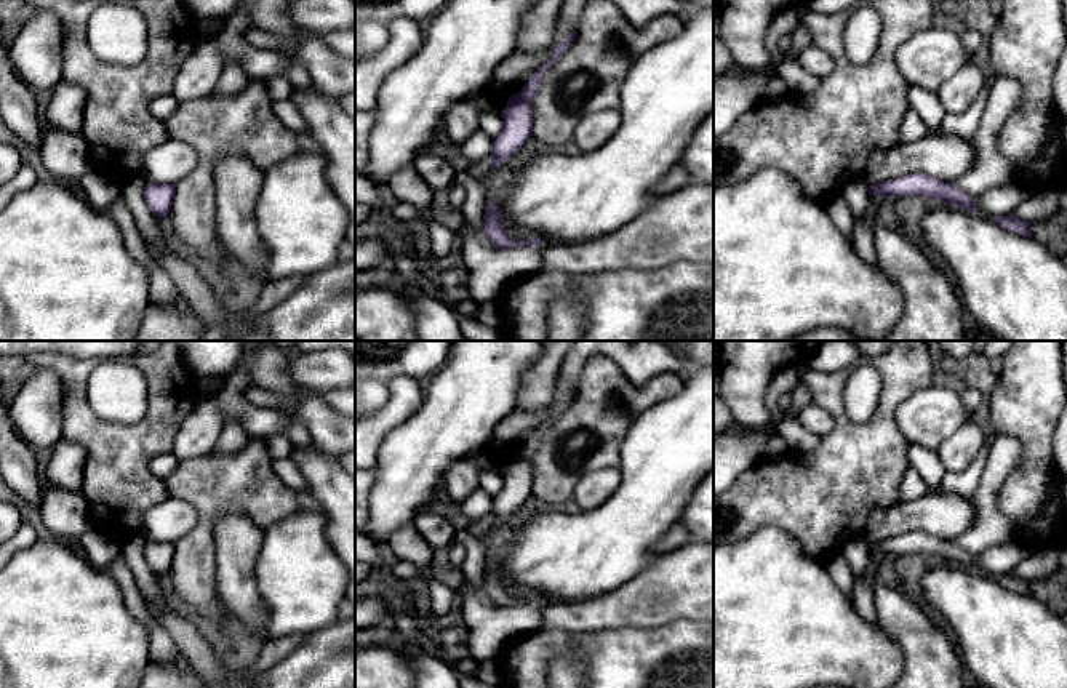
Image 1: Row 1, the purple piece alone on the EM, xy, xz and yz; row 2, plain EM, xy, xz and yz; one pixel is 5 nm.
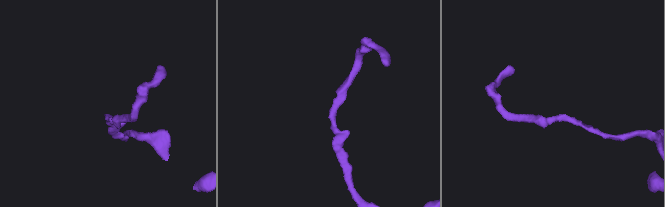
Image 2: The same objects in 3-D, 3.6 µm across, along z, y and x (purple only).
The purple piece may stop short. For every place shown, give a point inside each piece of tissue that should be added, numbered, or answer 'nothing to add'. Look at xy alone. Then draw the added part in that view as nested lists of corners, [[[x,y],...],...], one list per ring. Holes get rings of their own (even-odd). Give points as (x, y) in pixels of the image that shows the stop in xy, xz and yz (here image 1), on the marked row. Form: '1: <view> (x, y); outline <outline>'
nothing to add

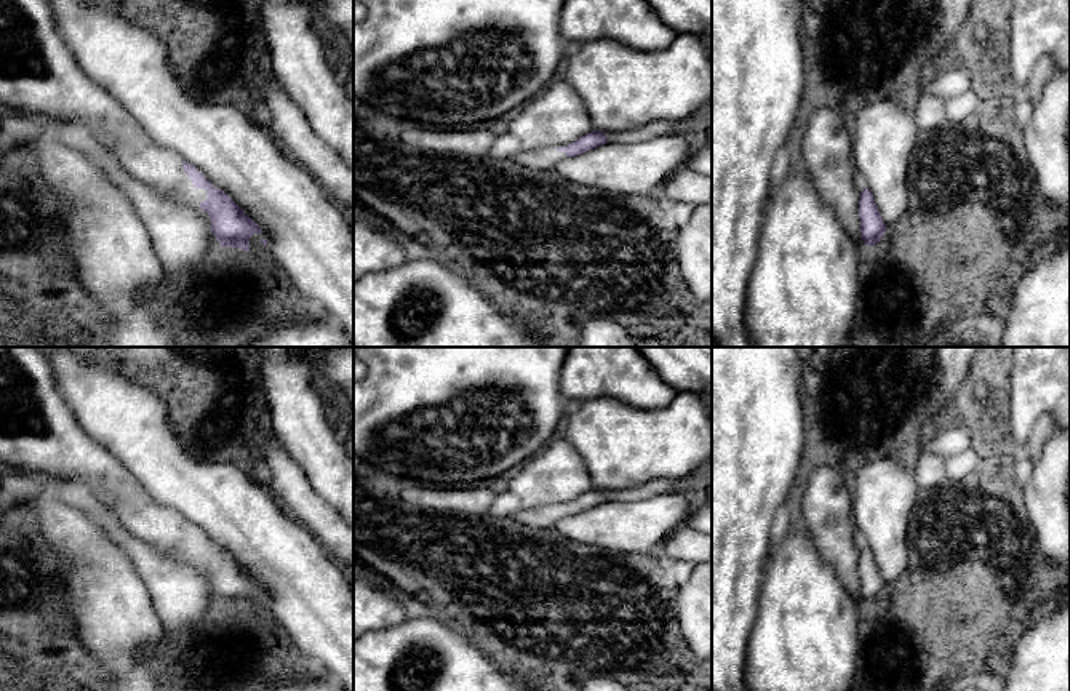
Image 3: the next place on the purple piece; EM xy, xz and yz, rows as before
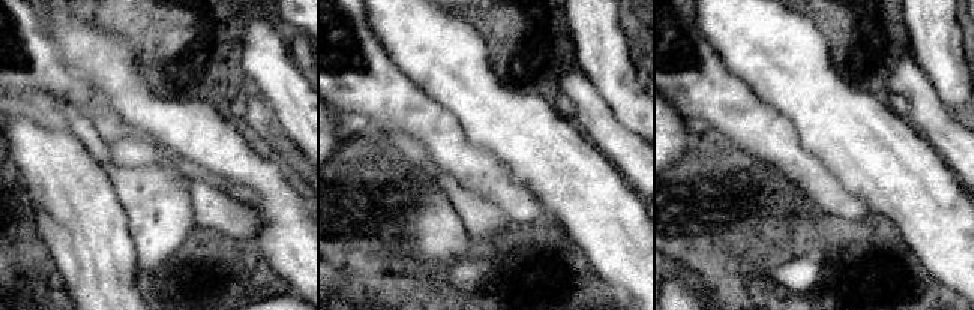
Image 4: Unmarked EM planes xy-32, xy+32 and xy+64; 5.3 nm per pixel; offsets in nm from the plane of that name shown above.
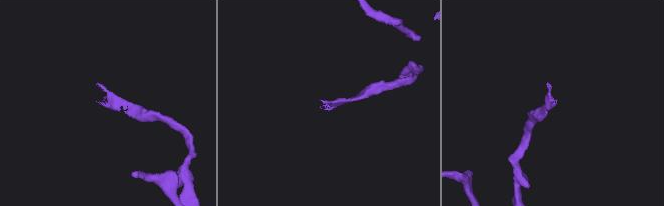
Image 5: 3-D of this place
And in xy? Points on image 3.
1: xy (195, 194); outline [[[190,187],[190,190],[189,190],[190,202],[200,203],[200,202],[205,202],[206,198],[208,198],[208,194],[205,189]]]
2: xy (256, 247); outline [[[261,234],[251,235],[251,238],[250,238],[250,251],[251,251],[253,254],[259,254],[259,253],[266,253],[266,251],[267,251],[267,246],[264,246],[264,245],[261,243],[262,238],[264,238],[264,237],[262,237]]]

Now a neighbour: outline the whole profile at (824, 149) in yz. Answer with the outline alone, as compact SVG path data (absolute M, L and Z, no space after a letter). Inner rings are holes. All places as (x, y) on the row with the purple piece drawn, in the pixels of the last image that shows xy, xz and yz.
M819 107L808 120L804 133L795 141L795 162L809 174L819 198L833 210L843 229L860 250L868 246L860 238L859 202L860 192L854 184L851 160L851 133L838 110Z

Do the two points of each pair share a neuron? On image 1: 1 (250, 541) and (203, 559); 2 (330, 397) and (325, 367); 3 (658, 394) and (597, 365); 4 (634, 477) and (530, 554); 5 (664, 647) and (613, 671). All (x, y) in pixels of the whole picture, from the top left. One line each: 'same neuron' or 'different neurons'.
1: different neurons
2: different neurons
3: same neuron
4: same neuron
5: same neuron

